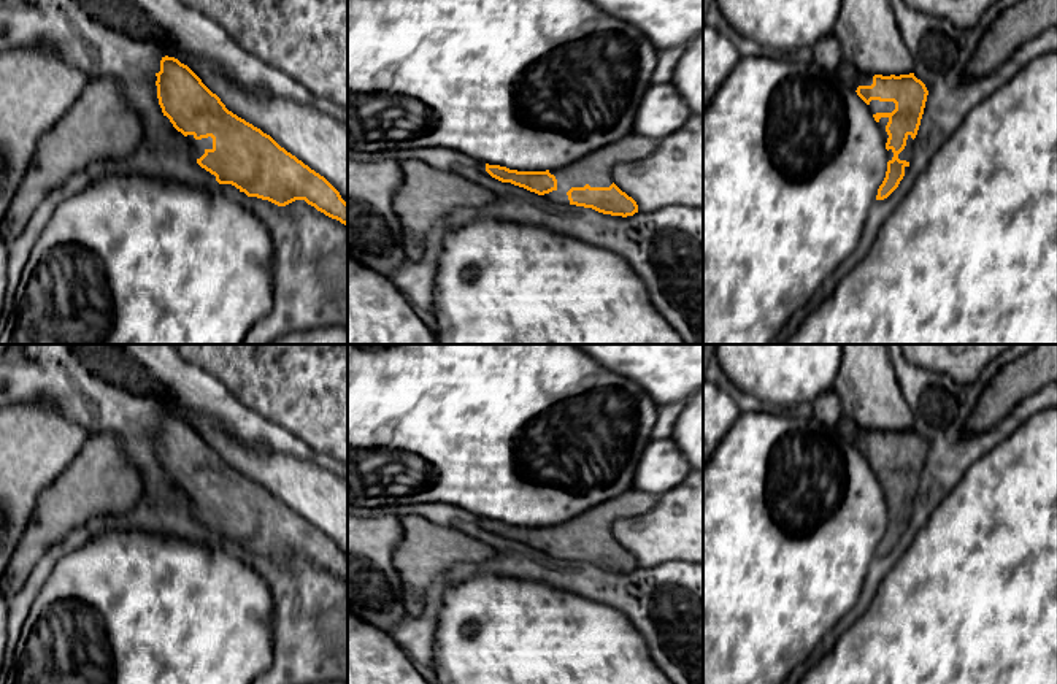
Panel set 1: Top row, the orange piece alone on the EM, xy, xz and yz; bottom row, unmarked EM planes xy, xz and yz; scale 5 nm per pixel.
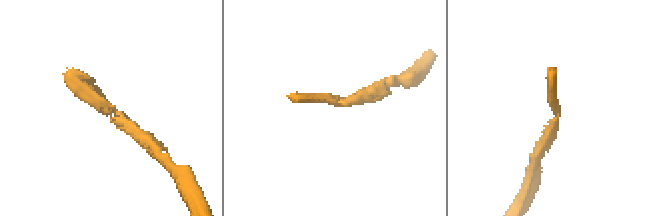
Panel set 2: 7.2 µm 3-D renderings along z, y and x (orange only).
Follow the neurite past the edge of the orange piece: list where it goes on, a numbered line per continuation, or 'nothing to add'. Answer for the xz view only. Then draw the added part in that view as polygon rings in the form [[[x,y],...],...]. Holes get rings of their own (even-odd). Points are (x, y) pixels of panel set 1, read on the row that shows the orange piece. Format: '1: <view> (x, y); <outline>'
1: xz (595, 169); [[[628,135],[619,141],[605,144],[603,148],[587,154],[565,168],[552,170],[557,179],[557,189],[543,197],[570,203],[567,192],[571,187],[609,187],[613,184],[611,170],[621,162],[638,160],[657,149],[660,140],[652,136]]]

